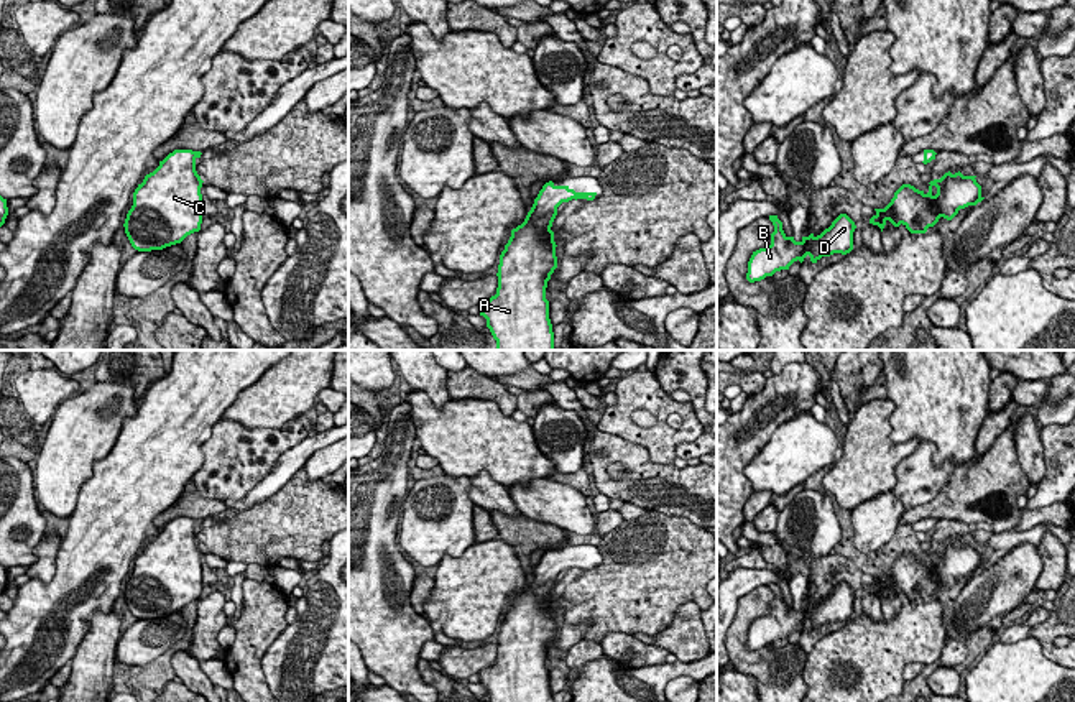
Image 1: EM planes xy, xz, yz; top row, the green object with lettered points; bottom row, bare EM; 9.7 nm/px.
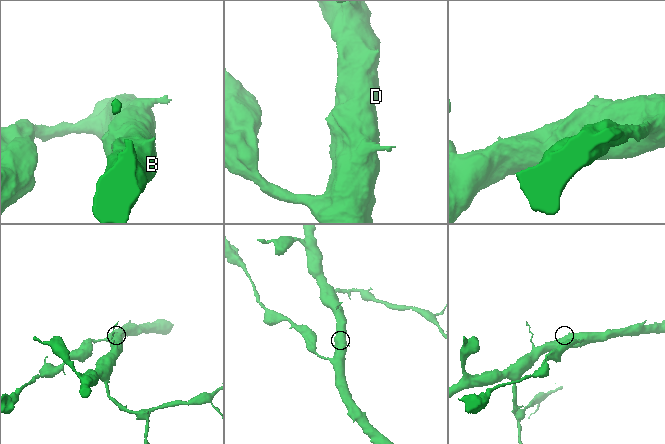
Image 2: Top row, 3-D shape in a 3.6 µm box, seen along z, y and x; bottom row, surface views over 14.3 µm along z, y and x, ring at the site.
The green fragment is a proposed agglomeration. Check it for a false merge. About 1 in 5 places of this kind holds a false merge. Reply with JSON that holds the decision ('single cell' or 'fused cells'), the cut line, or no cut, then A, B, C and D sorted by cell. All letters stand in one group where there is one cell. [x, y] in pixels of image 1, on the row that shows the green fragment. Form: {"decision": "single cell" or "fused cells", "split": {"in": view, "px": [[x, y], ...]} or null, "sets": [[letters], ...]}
{"decision": "single cell", "split": null, "sets": [["A", "B", "C", "D"]]}

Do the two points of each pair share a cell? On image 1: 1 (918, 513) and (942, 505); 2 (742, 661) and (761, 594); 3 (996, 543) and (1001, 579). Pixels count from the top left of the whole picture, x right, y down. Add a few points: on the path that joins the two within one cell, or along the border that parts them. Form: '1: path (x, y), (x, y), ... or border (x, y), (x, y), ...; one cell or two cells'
1: path (924, 510), (936, 508); one cell
2: path (738, 645), (738, 627), (748, 610); one cell
3: border (1034, 544), (1018, 543), (1010, 548); two cells

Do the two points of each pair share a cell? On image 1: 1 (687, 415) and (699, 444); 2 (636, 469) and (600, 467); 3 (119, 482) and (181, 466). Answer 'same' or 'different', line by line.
1: different
2: same
3: same

